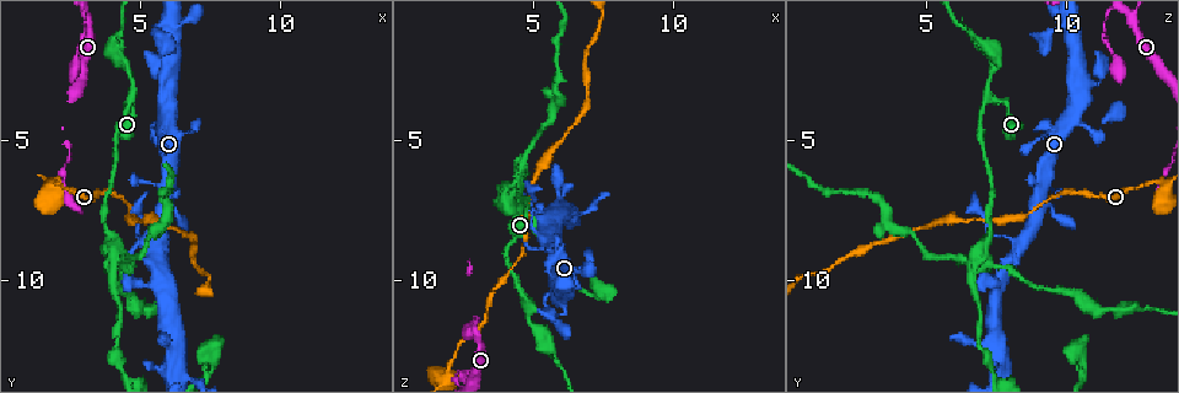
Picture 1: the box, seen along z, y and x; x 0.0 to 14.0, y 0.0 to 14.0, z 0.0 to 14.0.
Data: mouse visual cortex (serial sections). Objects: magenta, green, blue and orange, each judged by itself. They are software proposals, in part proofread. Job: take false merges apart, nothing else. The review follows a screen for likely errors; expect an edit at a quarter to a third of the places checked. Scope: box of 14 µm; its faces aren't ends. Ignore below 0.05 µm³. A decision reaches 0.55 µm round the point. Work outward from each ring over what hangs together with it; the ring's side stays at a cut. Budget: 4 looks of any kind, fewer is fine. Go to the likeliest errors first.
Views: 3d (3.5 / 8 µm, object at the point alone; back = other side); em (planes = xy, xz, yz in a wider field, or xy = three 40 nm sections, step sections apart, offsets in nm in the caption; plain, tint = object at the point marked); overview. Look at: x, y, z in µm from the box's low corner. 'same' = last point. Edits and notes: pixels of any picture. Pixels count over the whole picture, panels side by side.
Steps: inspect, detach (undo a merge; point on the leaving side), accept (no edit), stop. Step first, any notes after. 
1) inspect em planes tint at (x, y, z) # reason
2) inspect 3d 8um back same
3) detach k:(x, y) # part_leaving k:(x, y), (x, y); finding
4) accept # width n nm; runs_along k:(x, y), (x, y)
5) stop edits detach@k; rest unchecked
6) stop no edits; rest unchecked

inspect 3d 3.5um back at (2.0, 6.4, 13.2) # small branch off a trunk

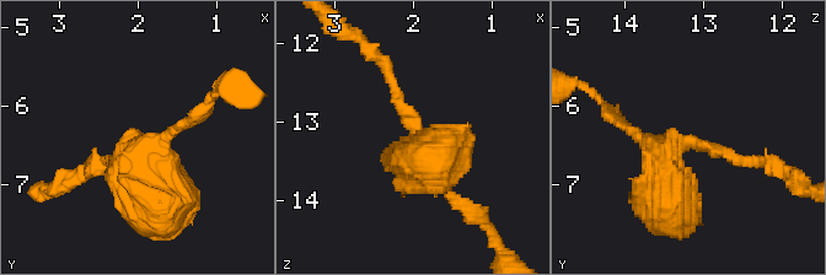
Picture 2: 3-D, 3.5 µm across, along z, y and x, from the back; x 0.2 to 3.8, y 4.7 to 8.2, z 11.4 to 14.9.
inspect em xy step 5 tint at (1.95, 6.50, 13.20) # arms 3; arm_widths 150, 150, 600 nm; now the EM

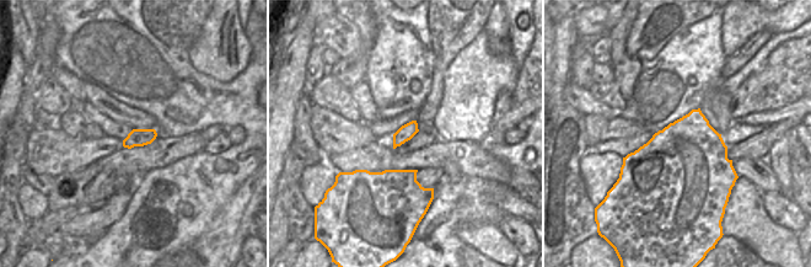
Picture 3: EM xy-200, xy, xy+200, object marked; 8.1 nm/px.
accept # runs_along 2:(387, 69), (417, 163), (440, 151); continuous, no second cell

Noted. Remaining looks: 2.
inspect 3d 8um at (4.8, 3.6, 7.5)

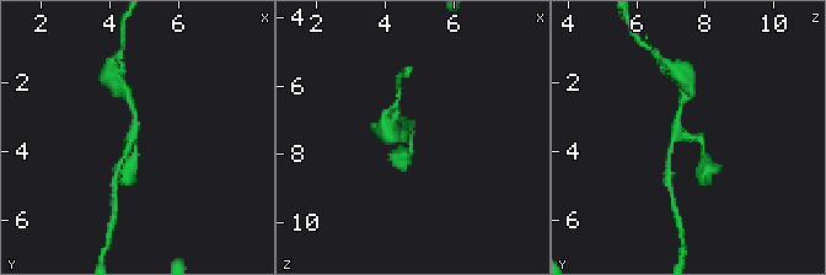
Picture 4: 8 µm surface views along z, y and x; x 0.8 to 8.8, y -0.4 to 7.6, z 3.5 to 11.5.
inspect em planes tint at (4.7, 3.5, 7.4) # arms 3; arm_widths 150, 150, 150 nm

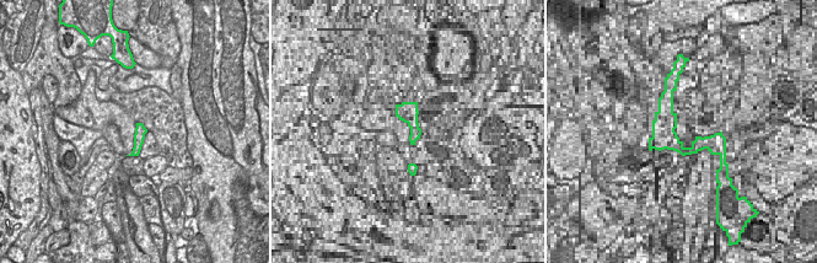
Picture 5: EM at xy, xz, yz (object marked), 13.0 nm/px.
accept # runs_along 4:(408, 154), (412, 131), (397, 118); continuous, no second cell

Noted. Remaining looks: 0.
stop no edits; rest unchecked

